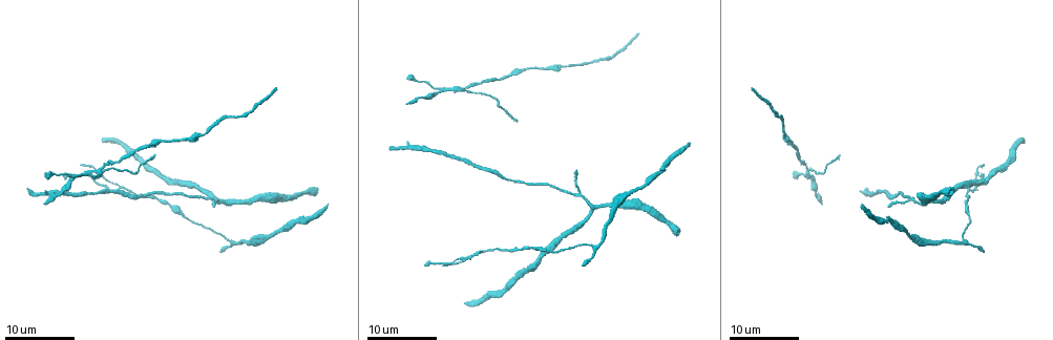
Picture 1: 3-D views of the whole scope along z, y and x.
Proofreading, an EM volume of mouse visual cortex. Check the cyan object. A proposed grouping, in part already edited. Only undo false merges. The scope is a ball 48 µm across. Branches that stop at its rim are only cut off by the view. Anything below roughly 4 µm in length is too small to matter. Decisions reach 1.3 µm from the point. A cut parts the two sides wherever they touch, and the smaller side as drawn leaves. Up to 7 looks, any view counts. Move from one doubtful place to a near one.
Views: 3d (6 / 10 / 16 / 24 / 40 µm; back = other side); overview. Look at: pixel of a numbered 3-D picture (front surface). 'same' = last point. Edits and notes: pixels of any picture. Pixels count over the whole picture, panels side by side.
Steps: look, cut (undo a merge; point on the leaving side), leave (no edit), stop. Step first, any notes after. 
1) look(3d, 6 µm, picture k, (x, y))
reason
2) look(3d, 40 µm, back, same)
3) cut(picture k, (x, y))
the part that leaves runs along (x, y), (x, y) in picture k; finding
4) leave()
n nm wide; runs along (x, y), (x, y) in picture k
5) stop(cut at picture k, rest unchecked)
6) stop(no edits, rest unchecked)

look(3d, 16 µm, picture 1, (467, 91))
three-way junction

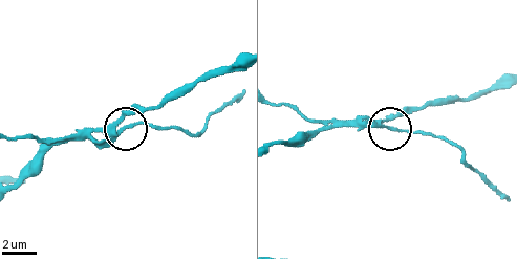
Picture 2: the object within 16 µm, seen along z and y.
look(3d, 6 µm, picture 2, (389, 128))

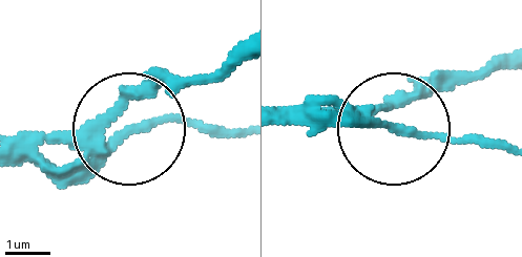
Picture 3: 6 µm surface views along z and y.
cut(picture 3, (200, 126))
side arm 11 µm; the part that leaves runs along (133, 123), (242, 134) in picture 3; two neurons meet here

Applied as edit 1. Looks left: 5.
look(3d, 16 µm, picture 1, (541, 248))

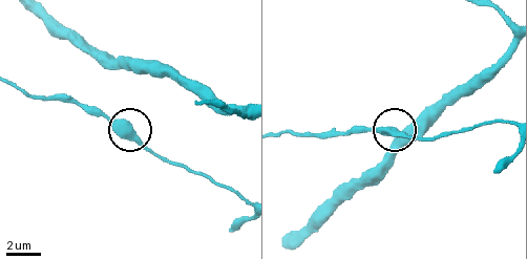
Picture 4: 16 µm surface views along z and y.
look(3d, 6 µm, picture 4, (391, 130))

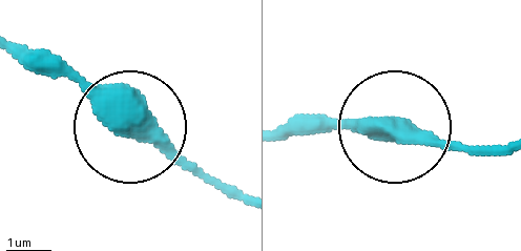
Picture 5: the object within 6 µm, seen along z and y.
leave()
continuous, no second neuron

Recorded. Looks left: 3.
look(3d, 16 µm, picture 1, (483, 251))
three arms meet

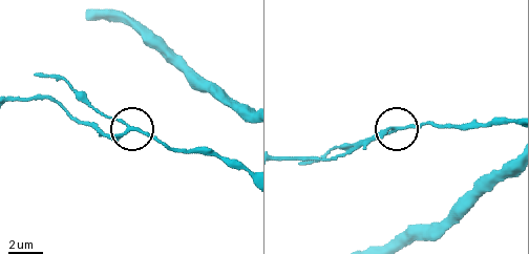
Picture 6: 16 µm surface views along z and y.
look(3d, 6 µm, picture 6, (394, 126))

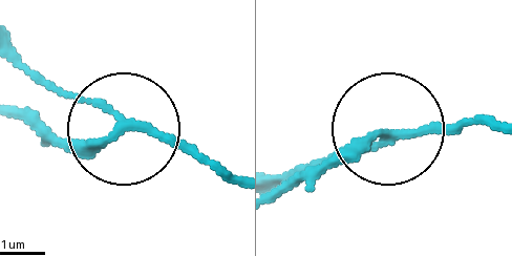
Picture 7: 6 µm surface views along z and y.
leave()
160 nm wide; continuous, no second neuron

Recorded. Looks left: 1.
stop(cut at picture 3, rest unchecked)

